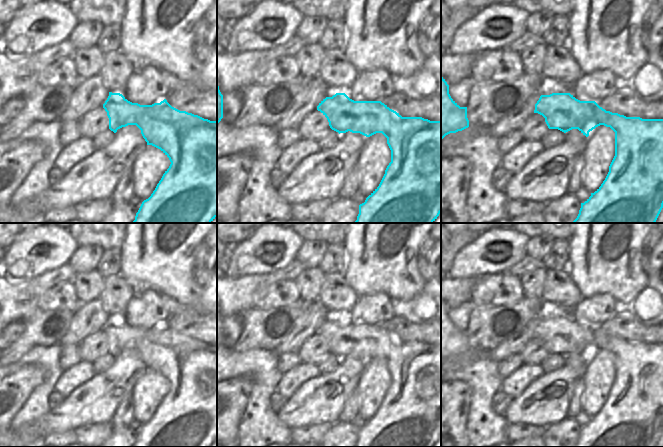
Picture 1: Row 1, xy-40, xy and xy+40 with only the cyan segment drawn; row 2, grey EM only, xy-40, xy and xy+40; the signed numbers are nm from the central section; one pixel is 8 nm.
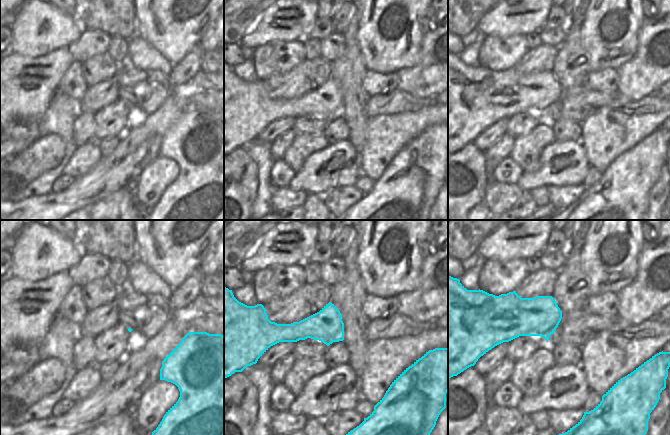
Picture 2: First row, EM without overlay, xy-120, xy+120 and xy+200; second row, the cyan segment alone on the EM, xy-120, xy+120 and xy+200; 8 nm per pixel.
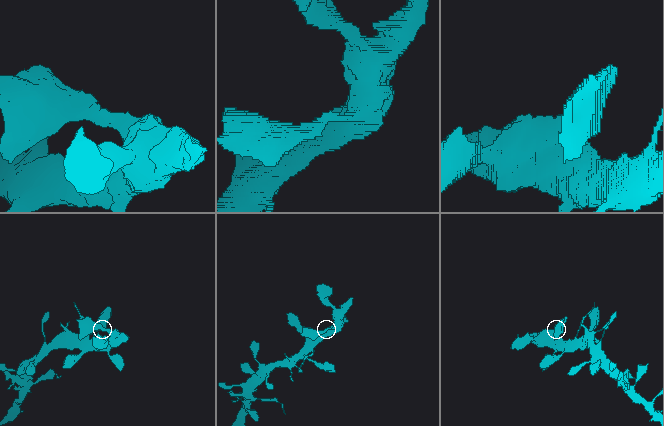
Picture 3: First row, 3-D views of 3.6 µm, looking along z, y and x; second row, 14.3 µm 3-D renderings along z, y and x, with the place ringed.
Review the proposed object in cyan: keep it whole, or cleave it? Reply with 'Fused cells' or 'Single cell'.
Single cell

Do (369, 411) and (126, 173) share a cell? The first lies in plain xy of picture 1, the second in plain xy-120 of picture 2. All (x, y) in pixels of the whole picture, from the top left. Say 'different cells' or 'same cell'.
different cells

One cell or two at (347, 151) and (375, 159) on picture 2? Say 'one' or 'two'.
two

